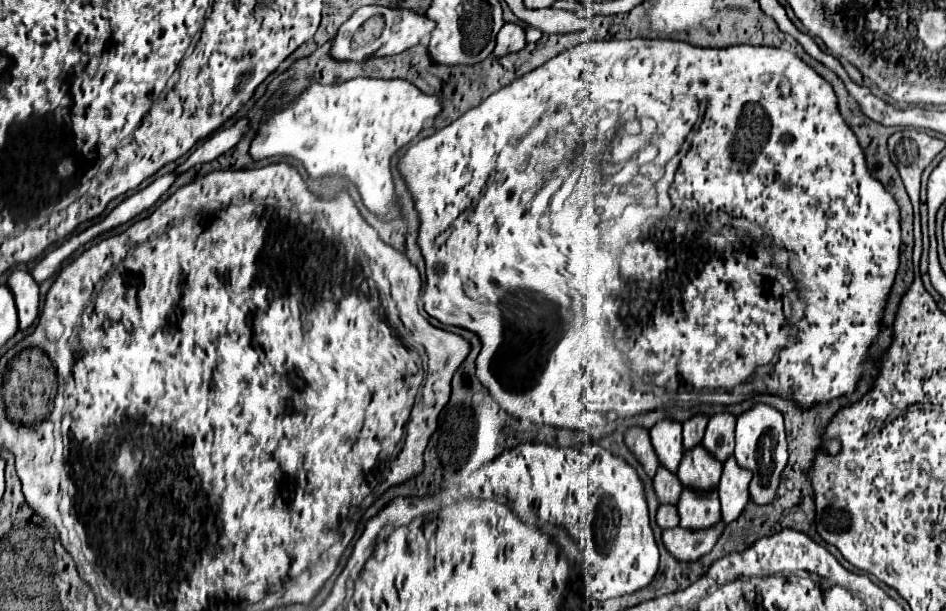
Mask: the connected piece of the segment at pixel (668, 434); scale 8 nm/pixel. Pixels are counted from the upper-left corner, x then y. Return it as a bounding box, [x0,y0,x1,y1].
[649,420,683,474]

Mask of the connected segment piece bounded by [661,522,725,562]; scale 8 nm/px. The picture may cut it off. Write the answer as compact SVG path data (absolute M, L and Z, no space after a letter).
M723 522L715 524L709 530L683 530L683 528L671 528L663 532L663 544L667 552L677 558L679 562L695 562L697 558L711 552L715 546L719 534L723 532Z

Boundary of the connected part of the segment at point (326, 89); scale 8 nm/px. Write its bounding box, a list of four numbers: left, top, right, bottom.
[249,78,439,220]

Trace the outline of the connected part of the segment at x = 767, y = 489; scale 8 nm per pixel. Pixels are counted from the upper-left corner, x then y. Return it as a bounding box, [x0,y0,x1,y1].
[735,404,787,506]

